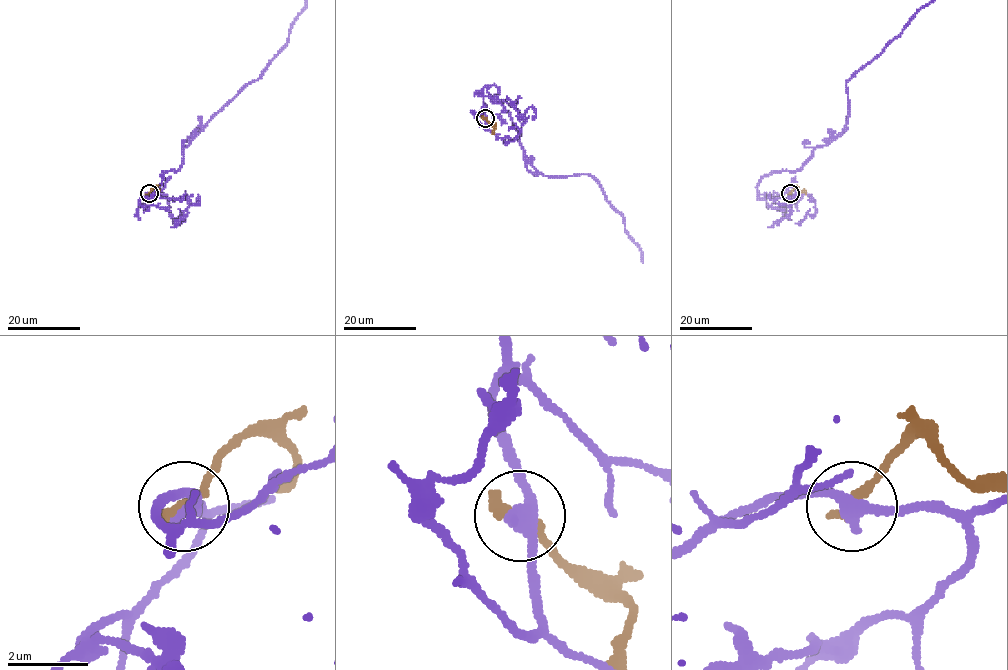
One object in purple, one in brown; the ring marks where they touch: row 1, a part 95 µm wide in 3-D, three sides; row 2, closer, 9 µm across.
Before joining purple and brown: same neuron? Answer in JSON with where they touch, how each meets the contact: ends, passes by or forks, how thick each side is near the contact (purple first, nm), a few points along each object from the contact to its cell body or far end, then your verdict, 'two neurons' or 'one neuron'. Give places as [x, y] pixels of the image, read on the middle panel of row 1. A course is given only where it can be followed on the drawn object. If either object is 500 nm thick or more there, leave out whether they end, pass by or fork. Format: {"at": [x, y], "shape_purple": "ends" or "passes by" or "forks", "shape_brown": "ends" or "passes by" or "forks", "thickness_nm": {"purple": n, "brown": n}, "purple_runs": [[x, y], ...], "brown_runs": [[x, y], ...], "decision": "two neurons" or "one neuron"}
{"at": [485, 118], "shape_purple": "passes by", "shape_brown": "ends", "thickness_nm": {"purple": 340, "brown": 320}, "brown_runs": [[484, 118], [494, 127], [494, 134]], "decision": "two neurons"}

